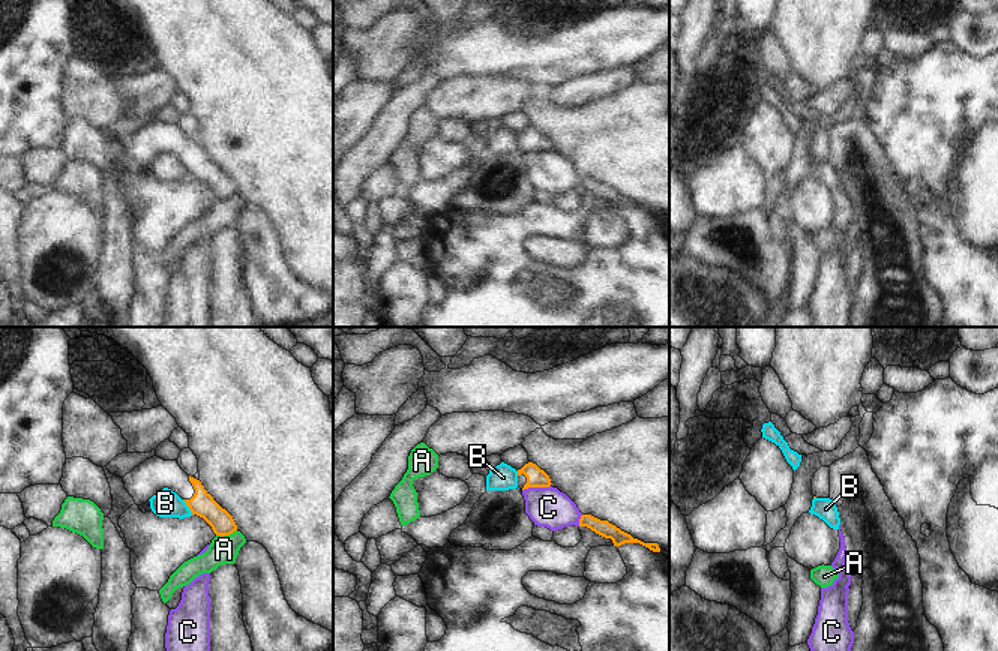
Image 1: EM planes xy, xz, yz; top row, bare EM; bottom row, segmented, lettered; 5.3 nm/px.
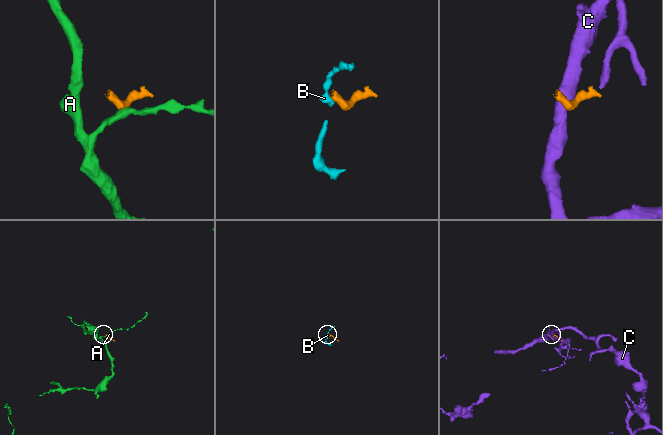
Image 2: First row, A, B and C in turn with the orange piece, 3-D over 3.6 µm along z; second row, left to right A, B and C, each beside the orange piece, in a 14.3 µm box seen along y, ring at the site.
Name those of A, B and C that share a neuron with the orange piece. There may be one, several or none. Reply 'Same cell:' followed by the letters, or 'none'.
Same cell: none

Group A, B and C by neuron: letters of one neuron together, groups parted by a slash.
A / B / C

